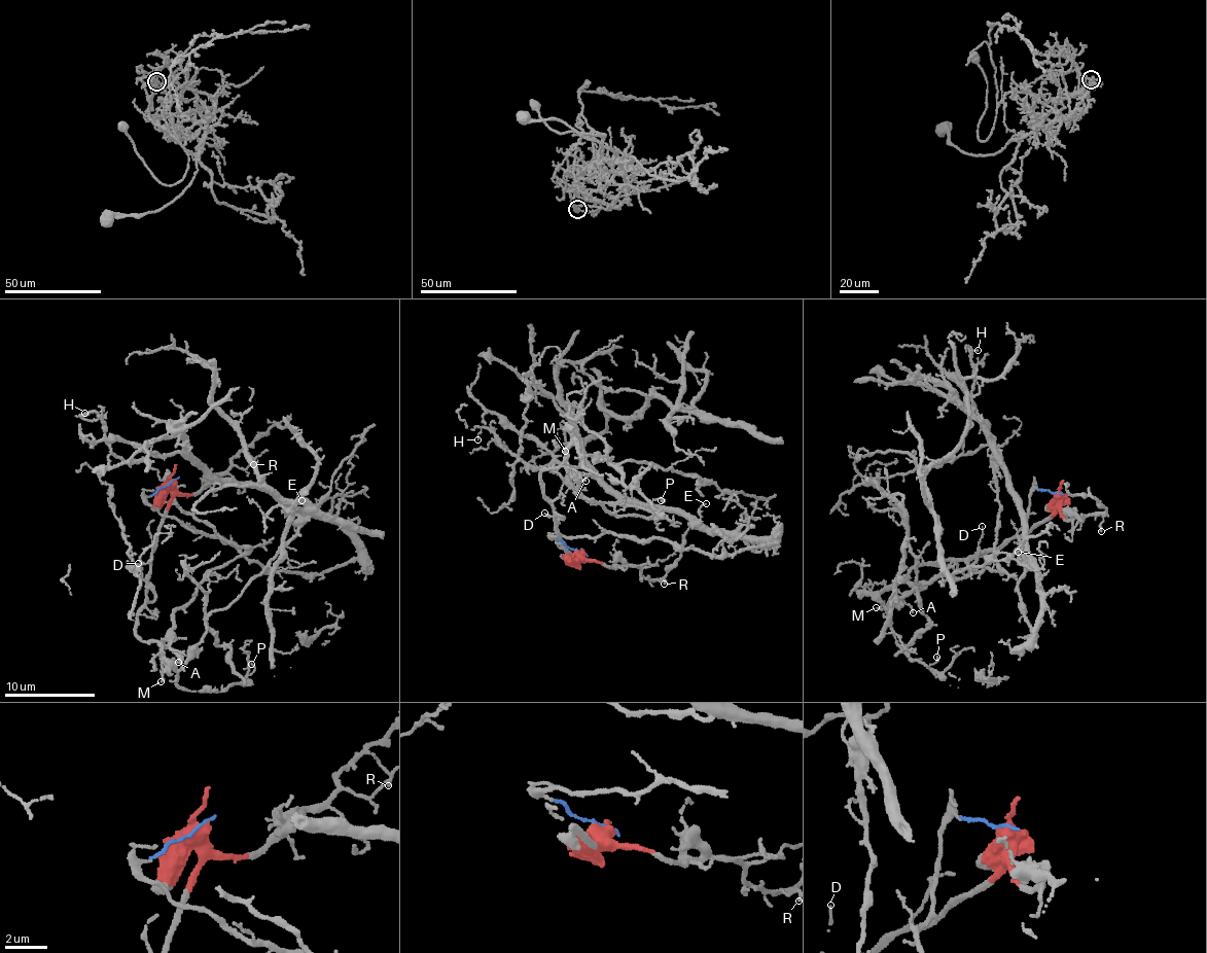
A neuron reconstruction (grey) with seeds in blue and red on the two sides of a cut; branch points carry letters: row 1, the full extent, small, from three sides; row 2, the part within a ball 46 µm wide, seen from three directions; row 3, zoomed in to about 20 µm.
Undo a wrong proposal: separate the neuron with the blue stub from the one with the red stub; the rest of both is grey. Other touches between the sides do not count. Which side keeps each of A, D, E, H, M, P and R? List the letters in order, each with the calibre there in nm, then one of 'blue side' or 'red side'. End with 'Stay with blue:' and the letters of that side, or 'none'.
A: calibre 140 nm; red side
D: calibre 120 nm; red side
E: calibre 110 nm; blue side
H: calibre 100 nm; blue side
M: calibre 180 nm; red side
P: calibre 110 nm; red side
R: calibre 140 nm; red side
Stay with blue: E, H

